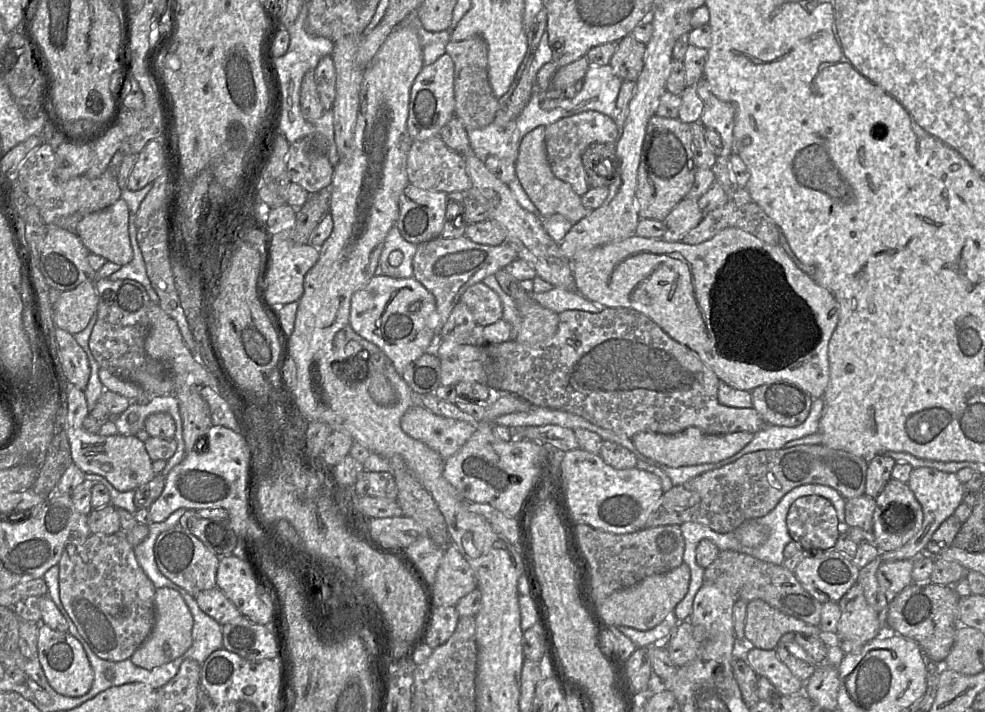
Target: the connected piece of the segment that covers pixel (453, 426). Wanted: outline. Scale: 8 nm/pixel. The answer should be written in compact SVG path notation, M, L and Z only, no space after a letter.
M420 404L408 408L400 426L408 436L421 441L443 459L455 454L476 431L468 422L435 415Z

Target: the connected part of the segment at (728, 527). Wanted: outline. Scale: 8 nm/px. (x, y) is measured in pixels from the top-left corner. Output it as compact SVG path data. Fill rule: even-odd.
M822 444L747 453L664 492L644 528L697 522L722 534L733 533L744 521L766 516L786 493L801 485L826 485L845 499L864 495L867 465L862 457Z

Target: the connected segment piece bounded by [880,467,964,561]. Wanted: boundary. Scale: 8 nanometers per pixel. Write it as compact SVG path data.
M931 467L913 468L908 480L908 486L914 493L923 510L923 522L919 531L902 547L888 552L880 552L882 561L897 561L917 559L926 554L926 546L938 527L963 502L964 485L955 473L947 473Z

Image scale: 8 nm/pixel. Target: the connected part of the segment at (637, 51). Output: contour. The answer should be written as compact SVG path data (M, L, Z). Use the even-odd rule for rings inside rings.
M631 34L622 38L609 63L613 73L622 81L636 82L644 66L645 50L645 44Z

